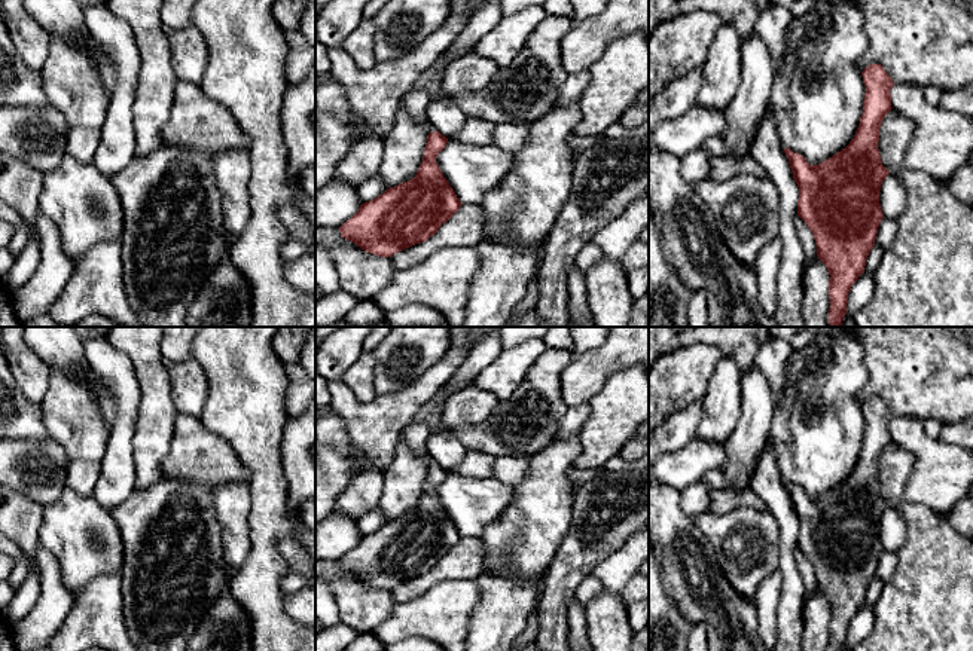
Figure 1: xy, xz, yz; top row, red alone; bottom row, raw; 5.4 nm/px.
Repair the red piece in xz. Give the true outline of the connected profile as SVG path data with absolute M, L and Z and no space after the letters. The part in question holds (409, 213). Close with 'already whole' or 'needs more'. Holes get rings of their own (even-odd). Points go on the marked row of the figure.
M411 89L399 104L428 131L423 162L415 177L362 204L359 211L339 226L341 236L366 253L391 257L421 244L463 205L436 162L448 138L428 122L430 103L427 91Z; needs more

